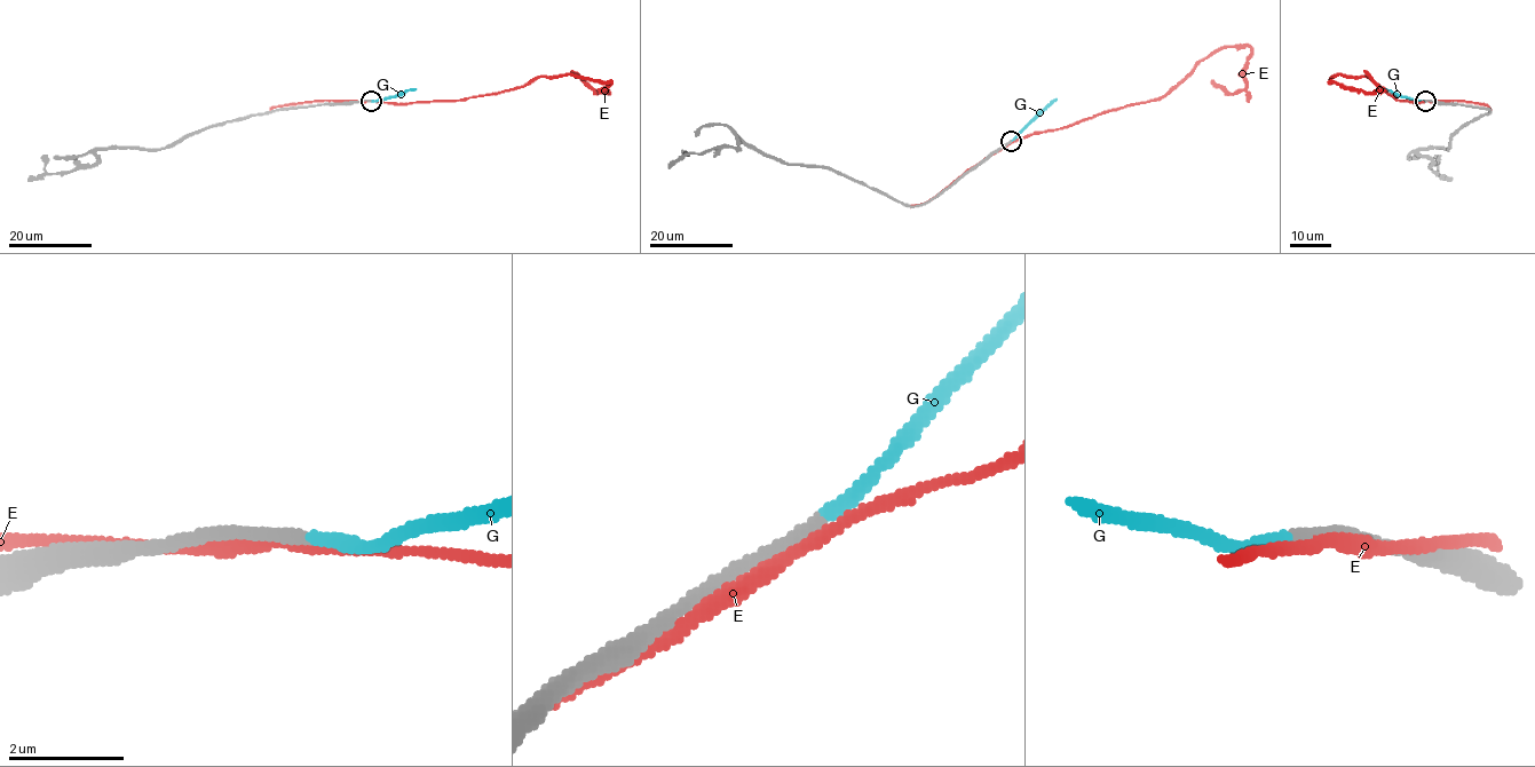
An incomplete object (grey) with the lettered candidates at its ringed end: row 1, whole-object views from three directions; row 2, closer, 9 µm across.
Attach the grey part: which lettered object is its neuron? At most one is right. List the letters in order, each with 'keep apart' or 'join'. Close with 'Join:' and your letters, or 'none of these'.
E: keep apart
G: join
Join: G

